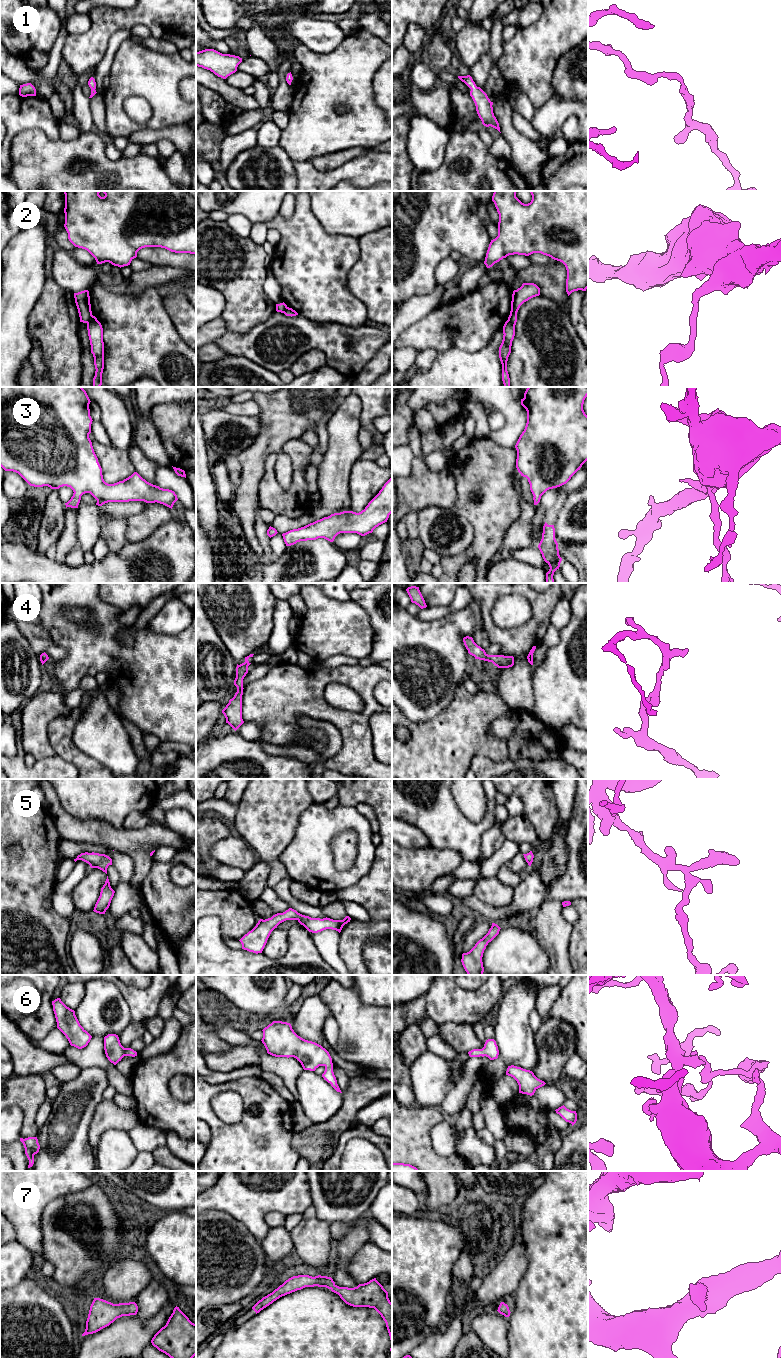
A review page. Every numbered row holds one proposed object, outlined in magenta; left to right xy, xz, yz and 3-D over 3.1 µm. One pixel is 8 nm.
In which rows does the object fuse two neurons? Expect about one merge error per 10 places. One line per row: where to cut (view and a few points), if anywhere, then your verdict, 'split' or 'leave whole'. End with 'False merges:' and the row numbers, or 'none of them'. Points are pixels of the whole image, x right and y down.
1: no cut; leave whole
2: cut in yz along (516, 312), (508, 319); split
3: no cut; leave whole
4: no cut; leave whole
5: no cut; leave whole
6: no cut; leave whole
7: no cut; leave whole
False merges: 2

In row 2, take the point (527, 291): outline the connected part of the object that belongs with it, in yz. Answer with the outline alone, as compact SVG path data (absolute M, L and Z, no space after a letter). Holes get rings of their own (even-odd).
M523 283L520 288L513 291L511 311L508 319L513 313L517 313L520 306L529 299L539 296L540 288L534 283Z

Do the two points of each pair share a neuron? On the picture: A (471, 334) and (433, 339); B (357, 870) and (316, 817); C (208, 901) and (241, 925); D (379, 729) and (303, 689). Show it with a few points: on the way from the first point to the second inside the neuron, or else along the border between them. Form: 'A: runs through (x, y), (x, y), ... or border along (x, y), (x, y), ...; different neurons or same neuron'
A: runs through (460, 323), (444, 323), (439, 328); same neuron
B: runs through (337, 875), (316, 855), (316, 837); same neuron
C: runs through (216, 903), (219, 903), (233, 917); same neuron
D: border along (381, 712), (374, 713), (369, 721), (373, 747); different neurons

